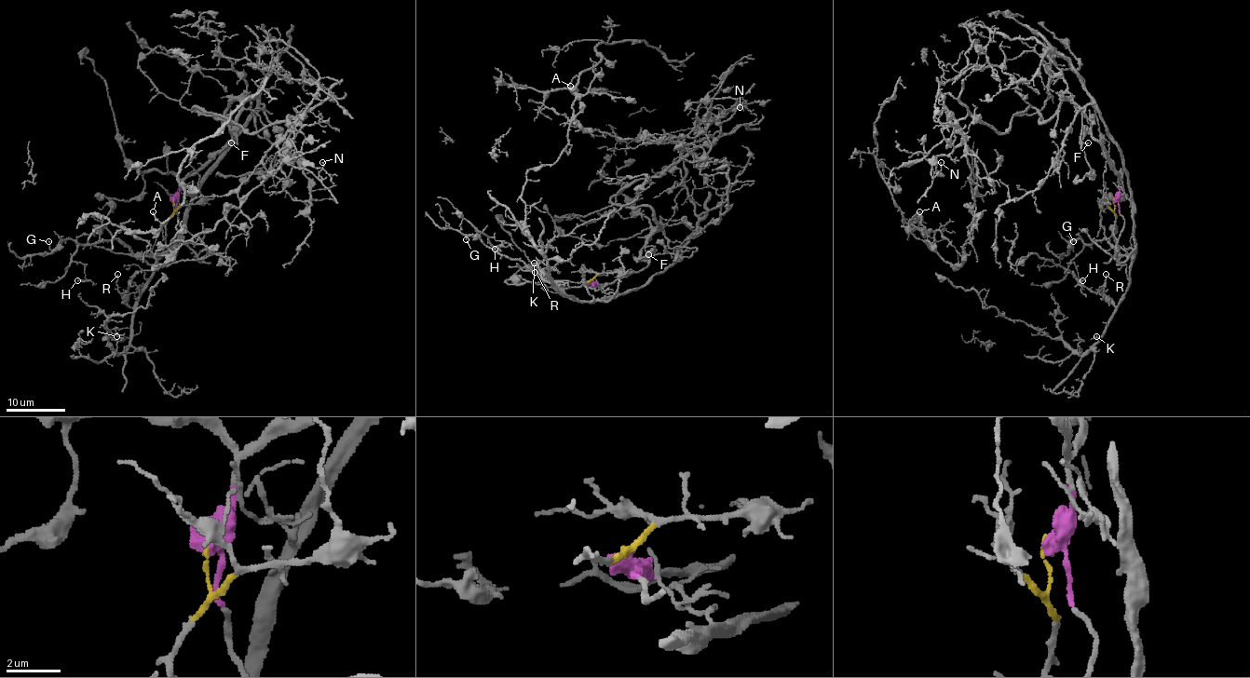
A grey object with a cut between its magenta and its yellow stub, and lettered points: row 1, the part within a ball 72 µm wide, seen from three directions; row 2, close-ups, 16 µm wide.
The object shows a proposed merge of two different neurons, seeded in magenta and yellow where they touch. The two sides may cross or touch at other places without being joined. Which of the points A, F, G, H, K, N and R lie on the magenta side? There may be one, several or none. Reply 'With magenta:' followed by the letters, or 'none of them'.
With magenta: A, F, N

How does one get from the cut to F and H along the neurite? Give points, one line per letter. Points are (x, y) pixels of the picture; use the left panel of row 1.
F: (173, 201), (180, 183), (203, 169), (232, 142), (233, 134), (235, 142), (227, 143), (232, 143)
H: (173, 201), (166, 238), (173, 250), (137, 254), (115, 239), (80, 244), (73, 261), (86, 279), (77, 279)

